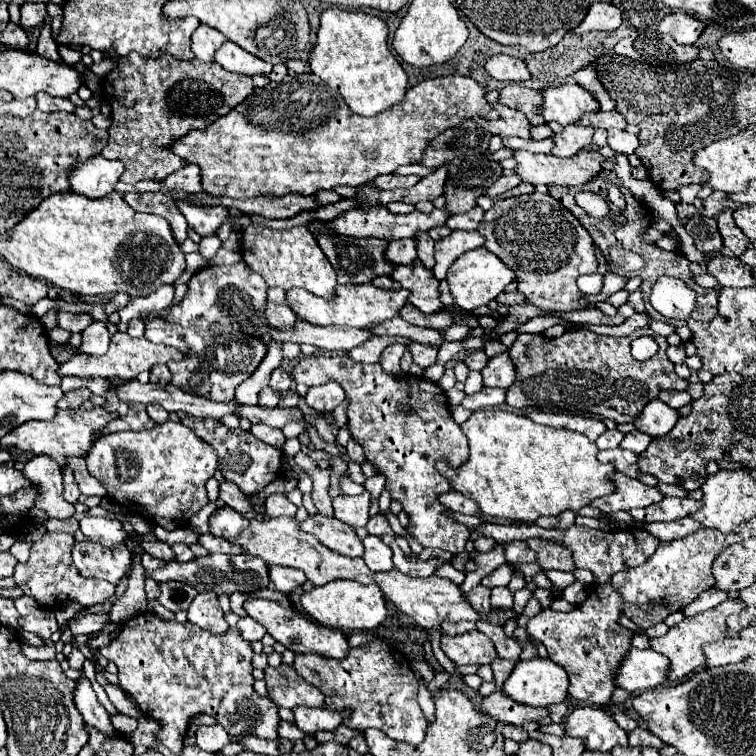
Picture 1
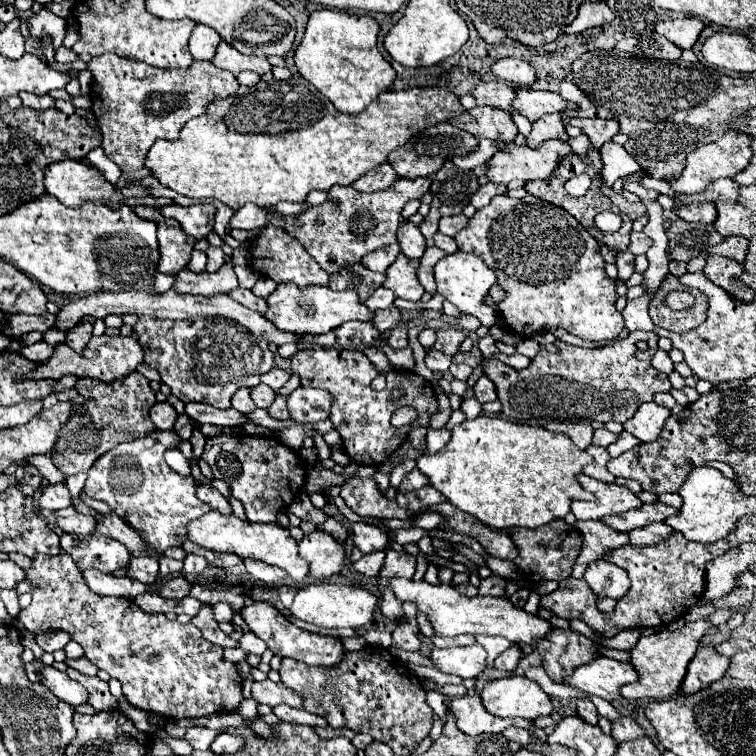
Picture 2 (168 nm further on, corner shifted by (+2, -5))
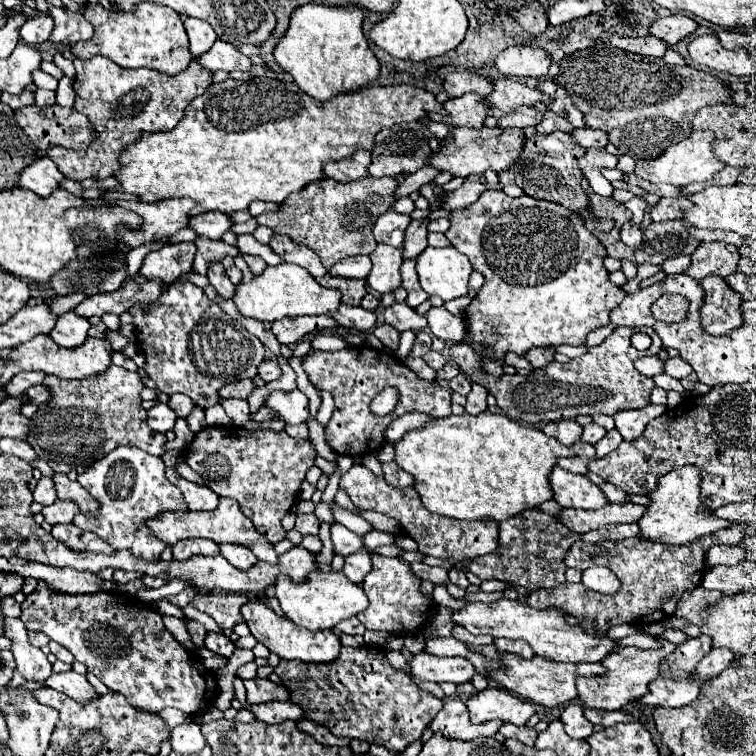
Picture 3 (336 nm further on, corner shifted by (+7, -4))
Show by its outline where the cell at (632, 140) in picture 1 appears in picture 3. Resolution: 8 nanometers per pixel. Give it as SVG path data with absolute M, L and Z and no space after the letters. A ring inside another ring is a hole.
M605 149L587 151L579 159L579 167L581 167L583 175L587 177L591 189L603 197L611 197L611 193L613 193L613 185L603 177L603 169L613 169L613 167L617 167L617 163L619 163L619 159L611 153L607 153Z

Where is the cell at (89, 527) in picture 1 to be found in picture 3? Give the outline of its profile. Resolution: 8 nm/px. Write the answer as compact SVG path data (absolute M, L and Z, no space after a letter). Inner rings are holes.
M57 499L57 503L43 507L41 515L45 517L45 521L49 525L57 525L57 523L73 523L75 515L79 513L79 507L73 501L61 501Z

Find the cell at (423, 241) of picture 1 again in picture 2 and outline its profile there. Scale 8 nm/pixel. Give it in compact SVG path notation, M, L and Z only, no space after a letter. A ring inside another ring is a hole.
M402 222L398 226L398 246L402 246L402 254L406 258L420 260L424 250L426 250L426 240L424 240L422 232L414 224Z

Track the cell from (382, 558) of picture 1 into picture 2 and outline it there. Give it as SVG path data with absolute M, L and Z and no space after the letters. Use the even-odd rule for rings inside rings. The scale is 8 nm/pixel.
M370 552L370 554L364 554L358 562L354 562L354 568L358 574L366 578L376 578L382 564L384 564L384 552Z

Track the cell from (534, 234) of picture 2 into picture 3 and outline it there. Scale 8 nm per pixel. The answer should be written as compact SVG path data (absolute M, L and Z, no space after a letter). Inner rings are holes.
M489 189L473 205L451 211L449 221L451 227L445 237L459 253L467 255L473 269L485 277L485 283L471 301L465 317L467 331L473 335L473 349L485 357L483 365L493 375L503 373L501 365L507 351L523 355L531 347L551 347L563 343L583 345L591 331L609 325L609 313L625 297L623 289L609 281L609 273L601 263L605 257L605 247L585 229L583 219L575 211L569 211L557 203L527 195L511 199L503 191ZM487 345L495 349L497 359L489 359L489 355L483 353Z

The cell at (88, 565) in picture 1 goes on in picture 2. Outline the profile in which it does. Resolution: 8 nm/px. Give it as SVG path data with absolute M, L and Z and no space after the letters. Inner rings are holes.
M92 532L90 536L62 534L60 546L72 556L78 568L98 568L100 572L112 574L118 568L126 568L130 552L118 540Z

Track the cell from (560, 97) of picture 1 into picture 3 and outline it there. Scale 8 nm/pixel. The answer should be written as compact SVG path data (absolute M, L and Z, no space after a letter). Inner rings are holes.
M497 79L493 81L493 95L485 97L491 107L501 109L503 113L513 113L517 107L531 107L537 103L545 103L549 99L543 91L531 89L513 79Z

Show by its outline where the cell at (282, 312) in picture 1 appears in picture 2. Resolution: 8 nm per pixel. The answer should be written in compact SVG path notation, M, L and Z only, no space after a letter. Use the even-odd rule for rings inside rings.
M236 288L234 292L230 292L228 294L230 298L234 298L236 302L242 302L246 308L250 308L250 310L256 310L256 312L260 312L260 314L264 314L266 312L266 300L264 298L260 298L260 296L254 296L252 294L252 290L244 290L244 288Z

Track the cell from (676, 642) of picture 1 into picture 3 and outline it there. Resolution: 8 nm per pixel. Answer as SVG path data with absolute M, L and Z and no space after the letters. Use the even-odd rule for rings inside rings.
M659 637L657 639L661 643L661 647L657 649L637 649L637 647L623 647L619 651L613 651L611 655L607 655L601 663L607 667L605 677L581 677L577 679L577 691L579 691L579 699L583 701L583 705L593 707L593 709L607 709L607 711L615 711L625 707L631 701L641 699L643 695L649 693L649 683L653 679L659 677L661 673L661 663L667 659L667 655L671 655L677 645Z

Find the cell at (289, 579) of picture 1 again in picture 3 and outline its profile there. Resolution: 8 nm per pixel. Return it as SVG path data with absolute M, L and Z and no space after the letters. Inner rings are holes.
M219 545L221 547L221 555L233 565L233 567L237 567L237 569L251 569L255 563L257 563L257 557L249 551L249 549L245 549L245 547L241 547L241 545Z

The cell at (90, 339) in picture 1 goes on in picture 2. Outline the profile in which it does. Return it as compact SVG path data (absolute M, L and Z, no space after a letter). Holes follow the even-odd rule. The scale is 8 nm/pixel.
M82 322L82 324L78 324L78 328L72 328L70 332L66 332L64 344L70 346L74 352L82 352L90 338L92 338L92 324Z

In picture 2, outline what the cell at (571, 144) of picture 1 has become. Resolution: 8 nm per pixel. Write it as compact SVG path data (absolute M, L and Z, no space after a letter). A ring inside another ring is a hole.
M546 114L546 116L538 118L536 122L532 122L532 130L526 136L526 144L528 146L540 146L544 140L558 138L564 132L566 130L562 124L562 116L560 114Z

